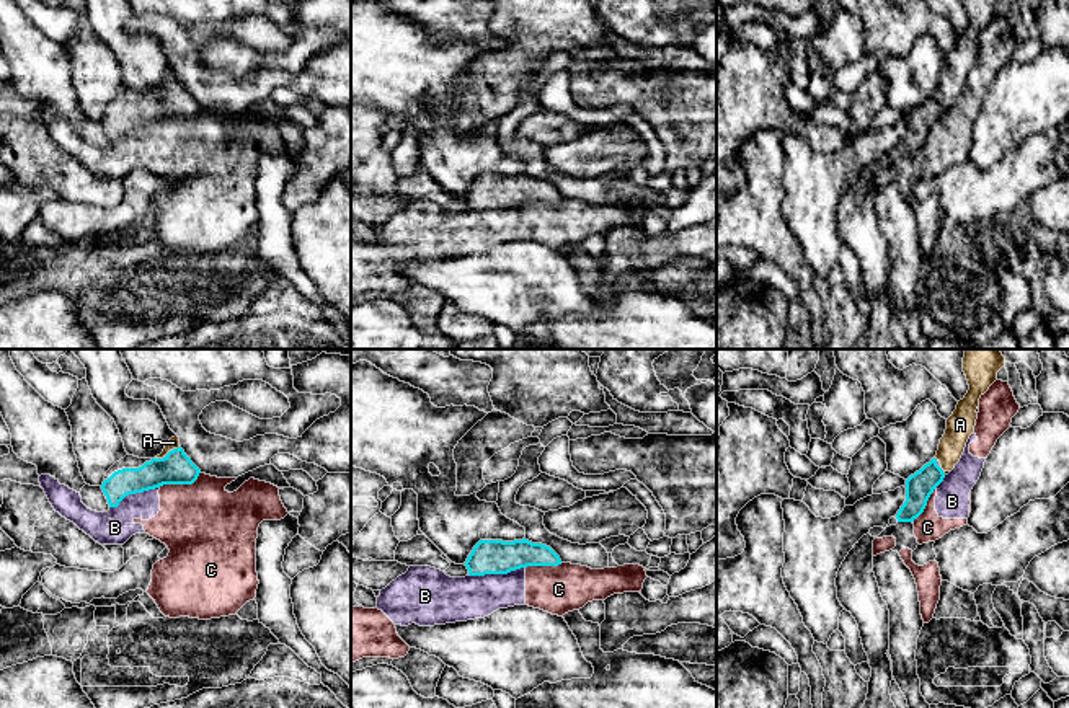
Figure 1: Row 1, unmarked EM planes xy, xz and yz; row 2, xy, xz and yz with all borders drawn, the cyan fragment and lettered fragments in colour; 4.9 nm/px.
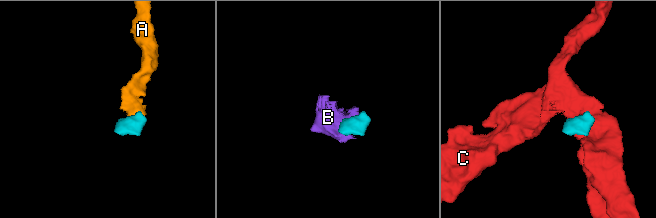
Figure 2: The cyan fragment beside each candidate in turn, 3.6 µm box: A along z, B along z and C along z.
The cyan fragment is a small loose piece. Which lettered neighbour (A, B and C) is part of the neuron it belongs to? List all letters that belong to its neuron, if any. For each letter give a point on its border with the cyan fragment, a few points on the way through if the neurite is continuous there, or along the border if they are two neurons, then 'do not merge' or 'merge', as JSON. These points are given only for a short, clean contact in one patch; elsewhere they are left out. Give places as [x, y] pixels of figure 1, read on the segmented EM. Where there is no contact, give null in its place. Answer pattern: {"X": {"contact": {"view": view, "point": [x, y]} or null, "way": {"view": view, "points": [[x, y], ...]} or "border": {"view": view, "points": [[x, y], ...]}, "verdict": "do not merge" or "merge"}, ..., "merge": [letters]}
{"A": {"contact": {"view": "xy", "point": [168, 452]}, "way": {"view": "xy", "points": [[175, 469], [168, 452], [173, 442]]}, "verdict": "merge"}, "B": {"contact": {"view": "xz", "point": [496, 573]}, "border": {"view": "xz", "points": [[524, 566], [506, 573], [469, 575]]}, "verdict": "do not merge"}, "C": {"contact": {"view": "xy", "point": [180, 483]}, "border": {"view": "xy", "points": [[199, 472], [191, 483], [164, 483], [159, 486]]}, "verdict": "do not merge"}, "merge": ["A"]}

